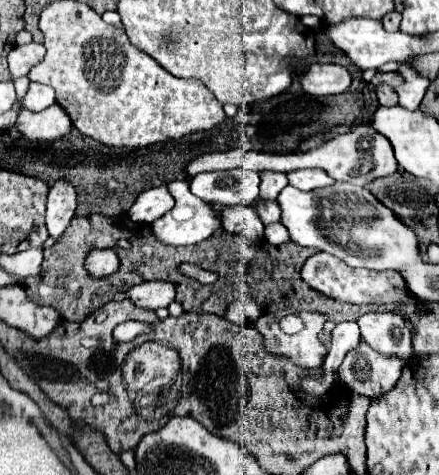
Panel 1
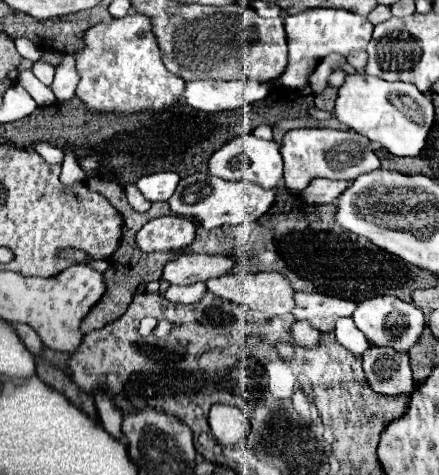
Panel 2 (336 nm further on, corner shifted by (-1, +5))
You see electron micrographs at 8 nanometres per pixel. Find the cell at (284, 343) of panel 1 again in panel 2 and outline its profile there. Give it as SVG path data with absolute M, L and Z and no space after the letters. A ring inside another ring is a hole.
M296 292L294 294L296 308L292 314L296 320L310 322L318 332L330 332L334 328L336 318L340 316L352 316L356 310L356 304L350 300L340 300L326 294L308 294L308 292Z

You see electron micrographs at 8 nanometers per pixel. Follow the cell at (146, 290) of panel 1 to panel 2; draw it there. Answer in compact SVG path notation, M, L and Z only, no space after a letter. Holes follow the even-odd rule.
M182 254L164 266L162 280L170 286L190 286L196 282L206 282L210 278L224 276L232 270L234 262L226 256L206 256L206 254Z

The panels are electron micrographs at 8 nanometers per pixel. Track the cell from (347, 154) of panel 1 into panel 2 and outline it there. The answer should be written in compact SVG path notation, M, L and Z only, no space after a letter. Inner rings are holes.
M298 128L290 130L280 146L280 154L284 158L284 184L286 188L294 190L296 194L308 186L308 180L320 176L320 178L332 178L332 180L354 180L362 174L368 174L376 168L380 168L380 160L376 156L376 150L372 142L366 136L360 136L354 130L334 130L334 128Z

